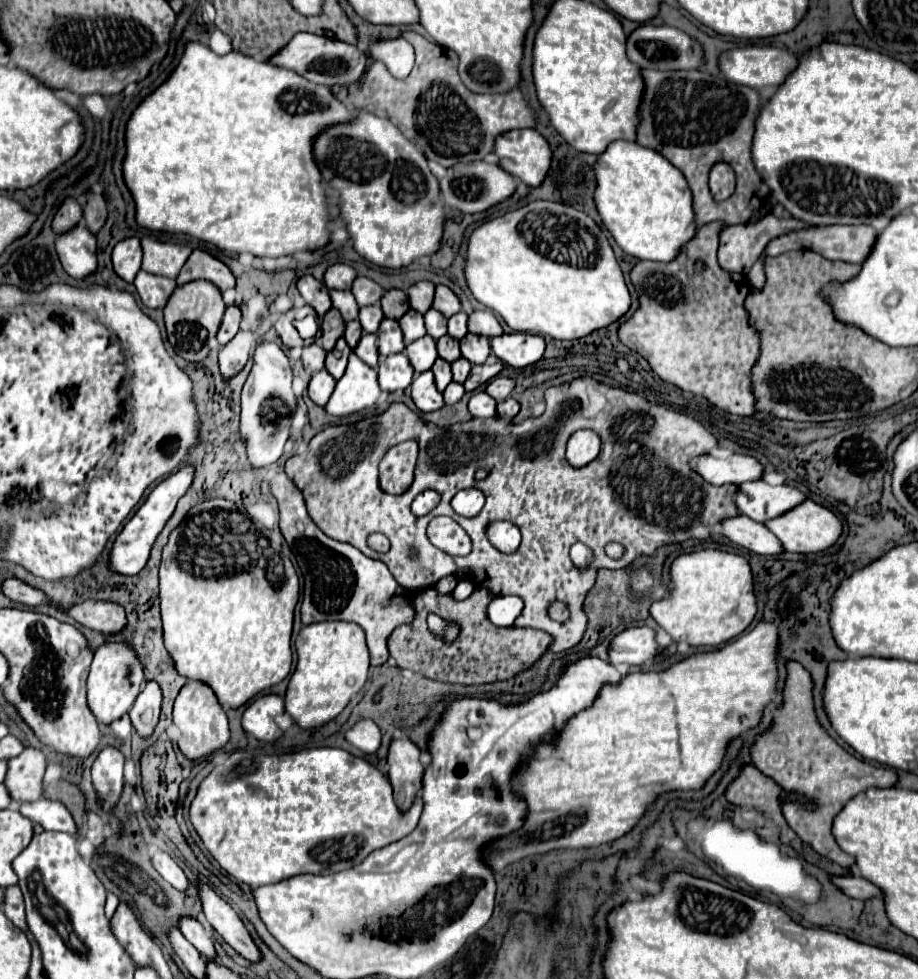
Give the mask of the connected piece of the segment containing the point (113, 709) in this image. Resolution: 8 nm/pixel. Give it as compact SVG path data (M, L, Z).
M129 641L103 643L95 653L89 679L87 679L87 701L93 715L105 725L109 725L113 719L123 717L131 709L133 701L137 699L143 681L145 675L143 675L141 659Z

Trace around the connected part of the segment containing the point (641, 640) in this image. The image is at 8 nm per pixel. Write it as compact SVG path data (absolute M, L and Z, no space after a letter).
M633 627L619 633L609 647L609 663L629 663L641 667L647 661L653 661L663 647L657 645L657 631L649 627Z

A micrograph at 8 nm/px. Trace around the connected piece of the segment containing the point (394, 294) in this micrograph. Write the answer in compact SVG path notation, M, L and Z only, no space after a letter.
M389 289L383 299L381 299L381 307L385 317L389 319L401 319L407 311L409 311L409 301L407 301L407 293L401 289Z

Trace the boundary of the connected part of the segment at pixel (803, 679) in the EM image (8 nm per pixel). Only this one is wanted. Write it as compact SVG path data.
M789 663L789 679L785 685L785 703L783 707L779 707L779 711L775 713L775 725L771 731L763 733L757 743L751 749L753 755L753 763L755 767L765 773L767 777L771 777L775 783L779 783L783 789L787 791L799 791L805 793L809 797L809 801L817 803L817 809L803 809L801 805L793 805L787 803L783 807L783 813L789 821L789 827L803 839L803 843L811 845L815 853L835 861L841 867L853 867L855 859L851 855L847 855L845 851L839 849L833 833L831 833L831 823L833 817L857 795L863 793L869 787L895 787L897 783L897 771L895 769L885 769L885 767L873 767L857 757L853 757L849 751L845 751L833 737L829 737L829 733L819 725L817 715L815 715L815 701L813 701L813 679L809 675L807 669L803 669L799 663Z

